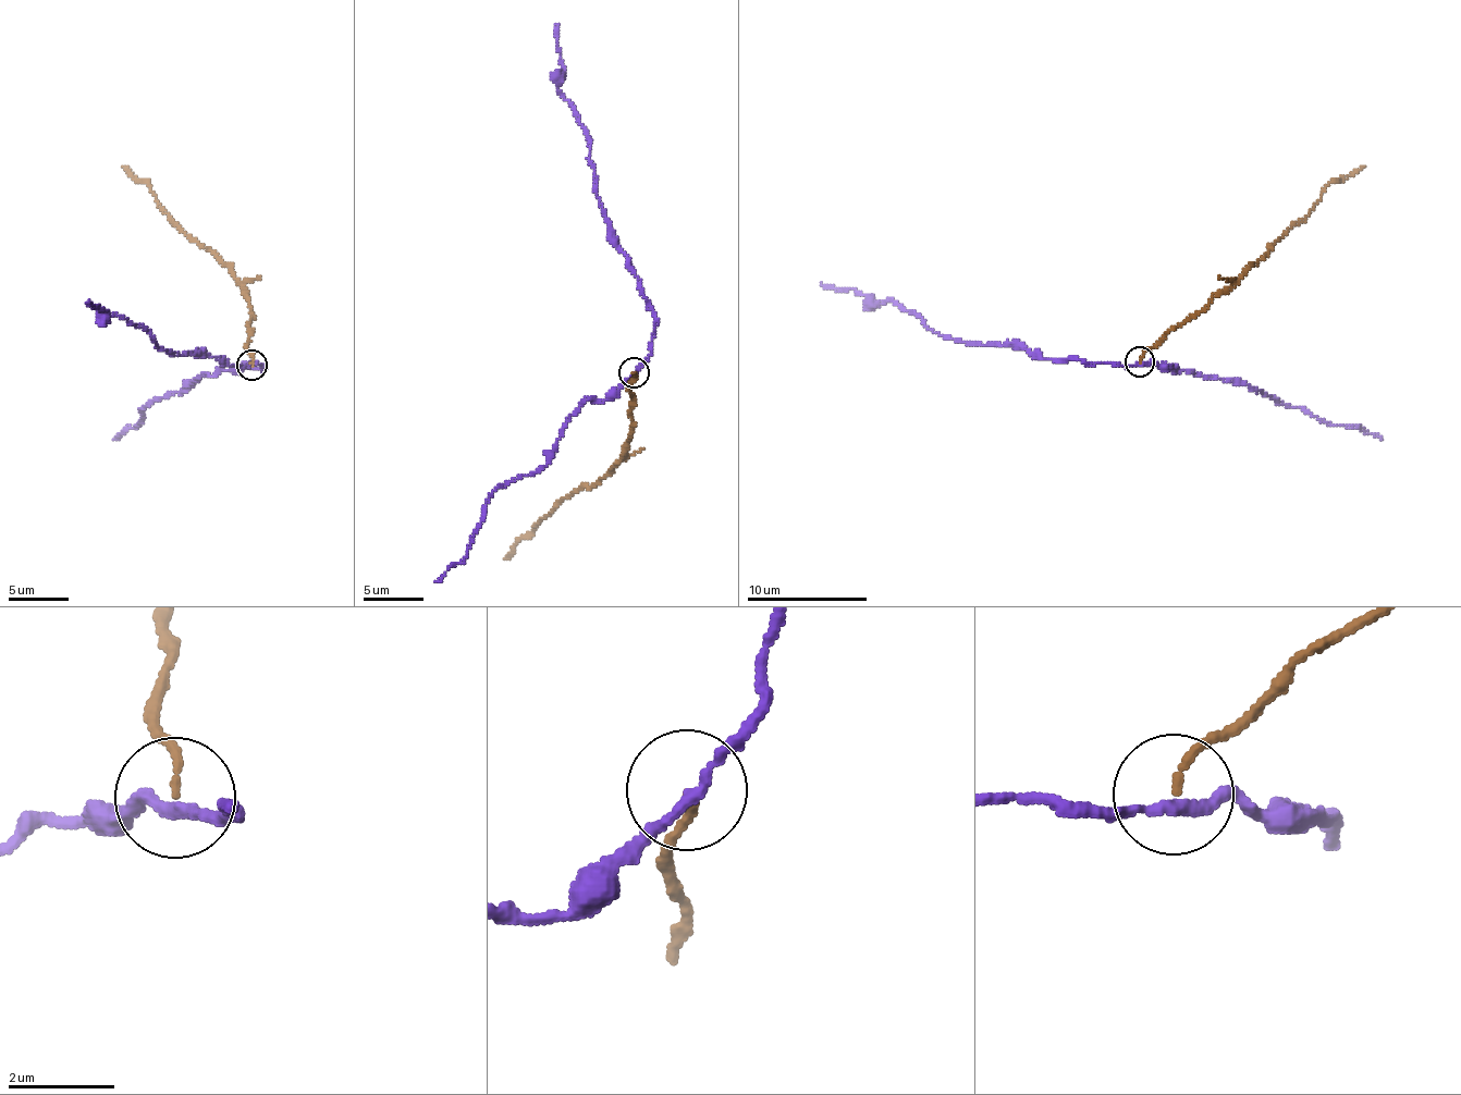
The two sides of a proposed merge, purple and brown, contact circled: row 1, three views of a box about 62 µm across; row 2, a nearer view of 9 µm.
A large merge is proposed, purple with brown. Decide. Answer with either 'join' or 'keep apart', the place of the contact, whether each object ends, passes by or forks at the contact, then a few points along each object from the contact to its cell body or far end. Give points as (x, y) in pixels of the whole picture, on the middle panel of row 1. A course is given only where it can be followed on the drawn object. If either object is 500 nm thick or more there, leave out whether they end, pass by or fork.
keep apart; at (634, 372); purple passes by; brown ends there; purple runs (634, 372), (652, 352), (652, 307), (611, 234), (599, 200), (591, 143), (557, 88), (559, 24); brown runs (634, 372), (629, 388), (633, 428), (628, 448), (608, 475), (571, 492), (504, 558)

